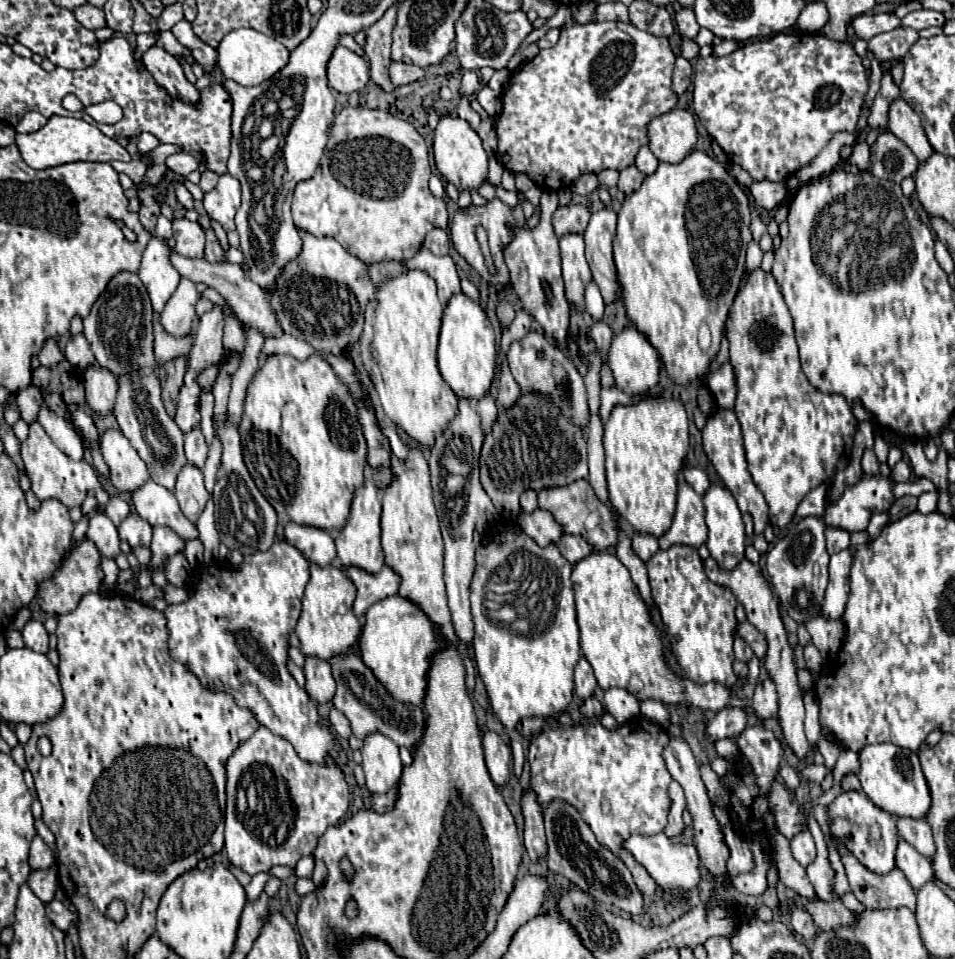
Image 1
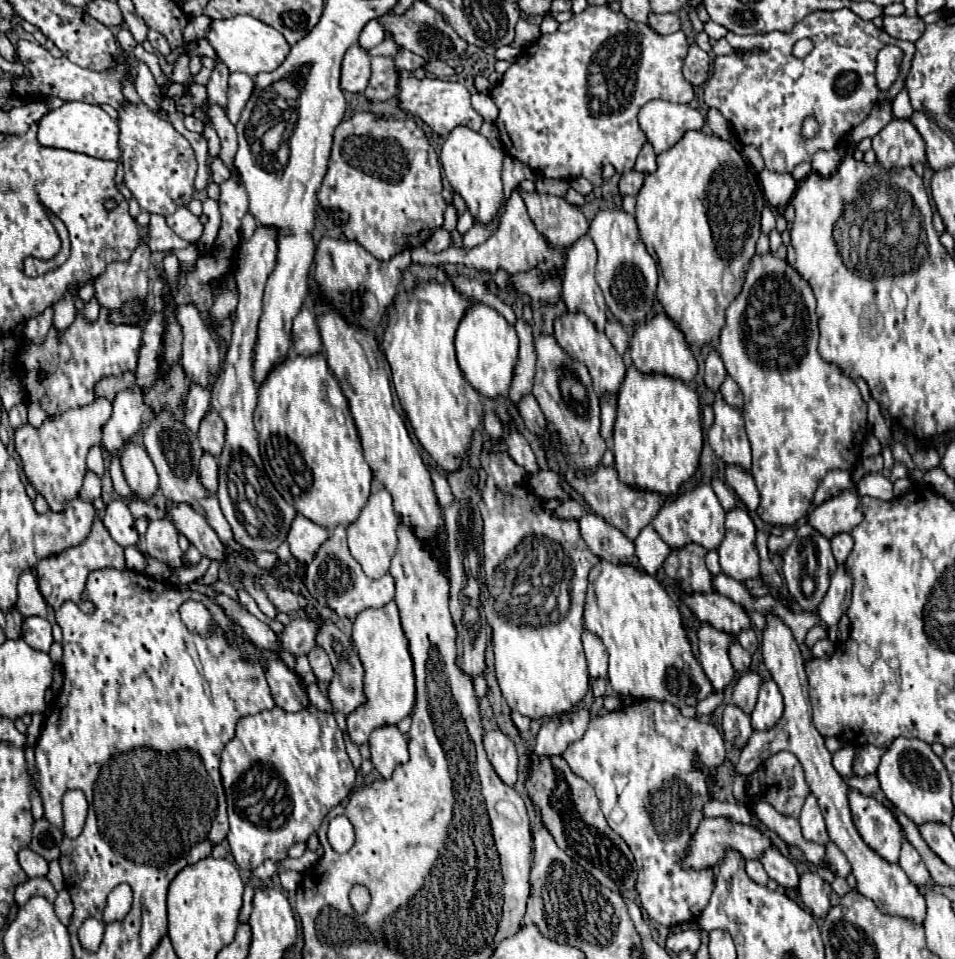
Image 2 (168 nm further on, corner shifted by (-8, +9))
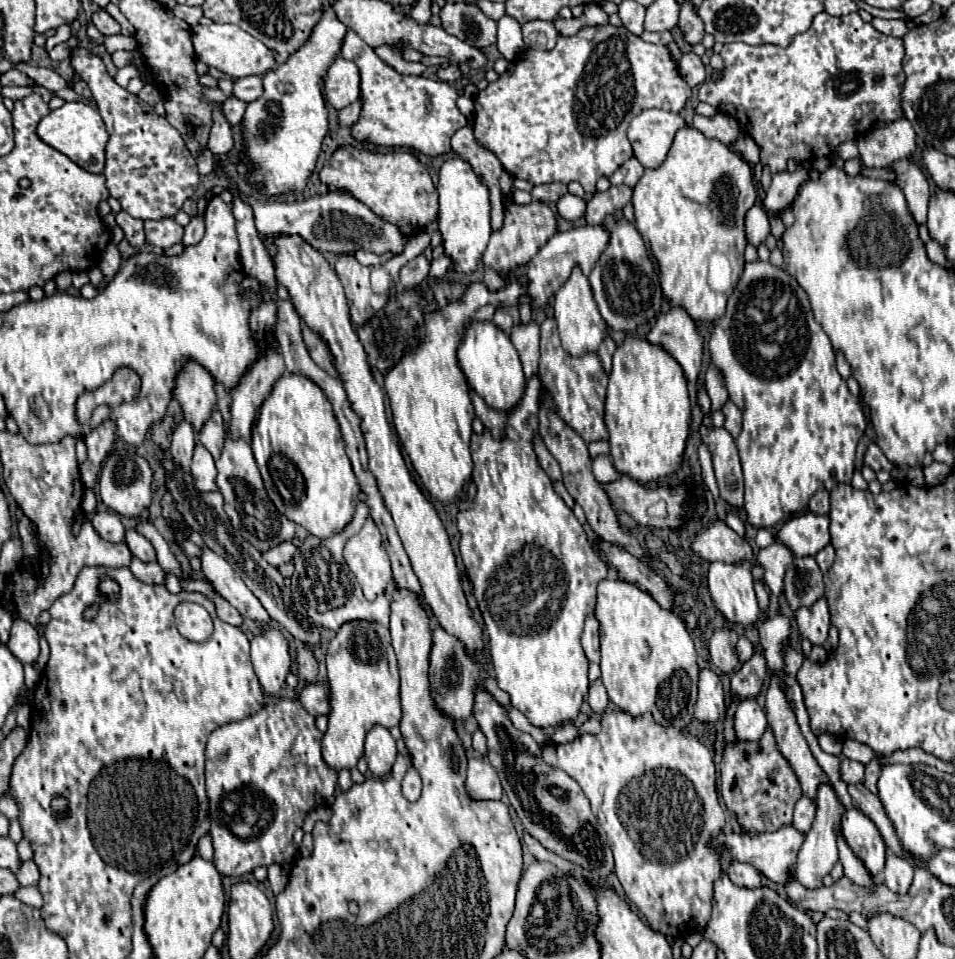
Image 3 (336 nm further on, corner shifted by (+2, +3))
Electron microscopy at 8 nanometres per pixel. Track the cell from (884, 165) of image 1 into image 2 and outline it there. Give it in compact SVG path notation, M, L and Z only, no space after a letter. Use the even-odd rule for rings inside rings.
M893 119L887 127L883 127L875 137L873 137L873 151L877 153L877 161L885 169L899 169L899 167L911 167L913 163L925 163L927 153L925 153L925 141L917 133L917 129L907 121L907 119Z

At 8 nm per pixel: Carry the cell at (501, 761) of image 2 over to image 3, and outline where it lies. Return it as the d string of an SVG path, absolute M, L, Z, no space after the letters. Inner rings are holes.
M473 757L467 765L467 779L465 791L473 801L487 801L487 799L501 799L503 787L497 777L497 771L491 767L487 757Z

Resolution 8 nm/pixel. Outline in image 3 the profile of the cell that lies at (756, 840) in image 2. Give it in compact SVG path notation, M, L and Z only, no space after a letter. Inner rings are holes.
M783 825L777 831L771 833L757 833L757 835L749 835L749 833L721 833L719 837L715 837L711 841L711 845L715 847L725 847L727 851L731 851L733 859L743 861L743 863L751 863L755 869L759 869L765 877L769 877L771 881L783 885L785 881L793 879L795 873L795 863L797 863L797 851L805 841L805 833L797 831L793 825Z

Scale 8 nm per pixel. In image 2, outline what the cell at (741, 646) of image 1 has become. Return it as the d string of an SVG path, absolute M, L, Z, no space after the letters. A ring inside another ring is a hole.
M753 629L741 631L741 633L737 635L737 641L739 641L741 647L743 647L745 651L749 651L749 653L755 653L755 651L759 649L759 641L757 641L757 635L755 635Z

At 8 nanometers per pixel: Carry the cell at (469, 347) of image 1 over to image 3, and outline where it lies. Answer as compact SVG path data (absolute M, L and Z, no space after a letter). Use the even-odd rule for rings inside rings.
M491 321L471 323L465 333L465 339L457 351L457 357L459 357L459 365L467 377L469 387L473 387L477 391L477 395L483 397L483 401L489 407L509 413L519 405L519 401L525 393L527 379L525 379L517 349L513 347L509 335L503 333L497 325L493 325Z

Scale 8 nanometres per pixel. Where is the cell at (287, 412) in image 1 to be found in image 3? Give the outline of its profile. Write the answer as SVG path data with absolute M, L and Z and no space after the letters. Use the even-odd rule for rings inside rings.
M283 373L281 379L275 383L271 395L263 401L259 419L253 427L253 455L263 475L265 489L275 503L277 511L287 519L303 525L315 537L331 537L353 519L357 495L361 491L355 473L351 469L351 461L345 453L345 441L339 431L339 423L333 415L333 409L323 395L323 391L305 375Z

